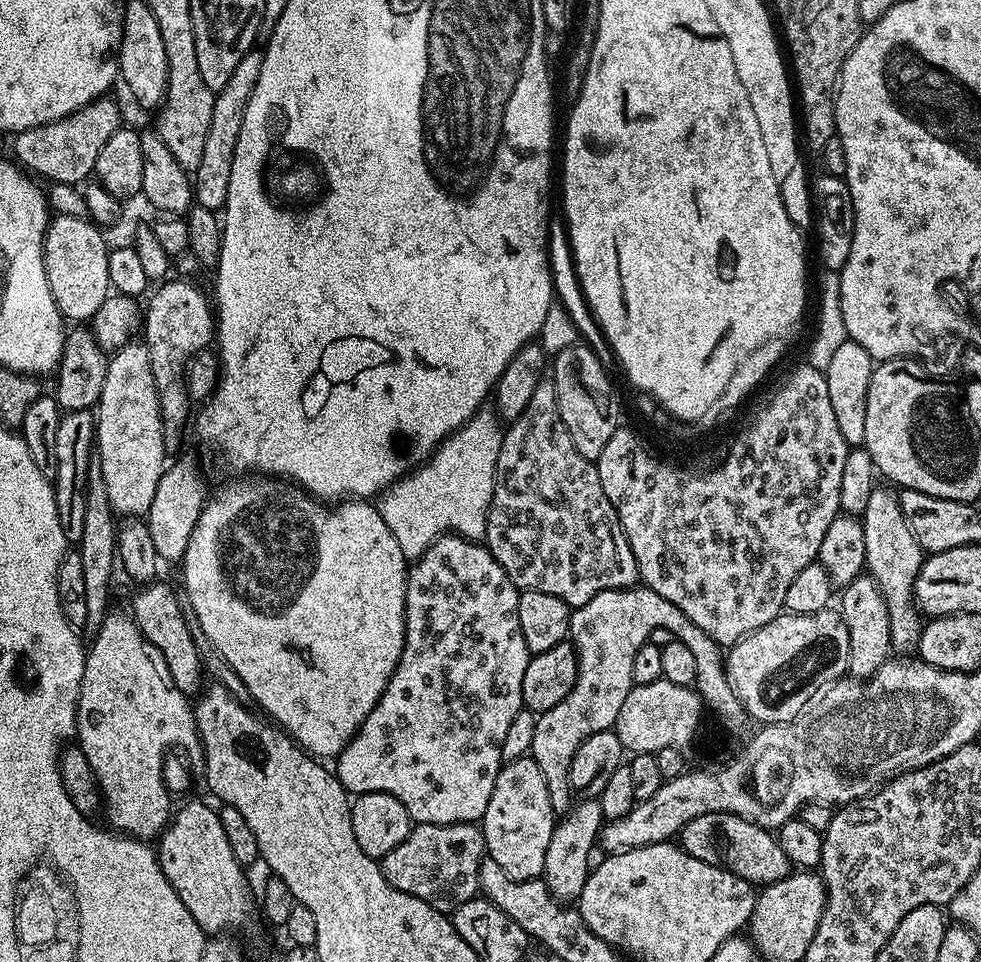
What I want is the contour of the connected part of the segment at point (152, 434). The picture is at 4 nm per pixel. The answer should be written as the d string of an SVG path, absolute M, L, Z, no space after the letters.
M129 342L111 353L106 370L106 382L102 386L100 402L94 409L96 418L96 439L94 456L102 466L102 482L106 482L106 495L117 517L147 517L150 502L154 500L154 490L166 467L164 447L164 423L160 414L158 392L154 386L154 374L150 370L148 345L143 342Z

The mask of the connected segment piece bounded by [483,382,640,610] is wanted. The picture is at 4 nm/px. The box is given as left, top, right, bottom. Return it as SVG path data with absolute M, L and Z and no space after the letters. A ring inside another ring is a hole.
M541 382L534 390L533 396L530 397L530 402L526 402L526 410L522 410L522 414L518 414L518 418L503 429L503 434L504 441L500 444L498 466L496 467L496 485L486 518L486 534L483 543L486 545L488 553L498 562L498 566L502 566L502 570L506 570L510 582L514 582L516 587L521 590L542 590L542 594L554 594L554 598L562 598L562 602L566 602L569 609L572 610L590 602L590 598L594 598L594 594L599 592L633 587L640 580L640 571L636 565L634 554L630 550L628 535L624 532L622 522L618 518L610 498L606 498L606 494L602 490L602 478L598 478L595 463L582 458L582 454L578 454L578 446L574 446L574 438L570 438L570 430L566 430L566 422L562 422L562 414L558 410L558 394L555 384Z

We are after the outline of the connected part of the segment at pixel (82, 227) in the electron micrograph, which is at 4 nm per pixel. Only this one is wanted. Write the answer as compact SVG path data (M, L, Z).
M53 215L48 221L48 229L44 235L44 269L46 282L50 282L50 294L54 294L54 302L61 316L68 322L88 322L94 314L98 314L98 306L106 302L110 294L110 266L108 254L110 244L104 241L105 233L91 219Z

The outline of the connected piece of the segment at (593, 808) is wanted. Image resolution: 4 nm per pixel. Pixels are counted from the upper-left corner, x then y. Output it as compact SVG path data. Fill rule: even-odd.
M584 798L573 803L567 812L557 819L556 829L550 834L550 846L546 849L543 882L552 895L561 902L579 901L582 886L586 886L589 870L586 866L591 847L598 844L602 825L605 823L599 799Z

